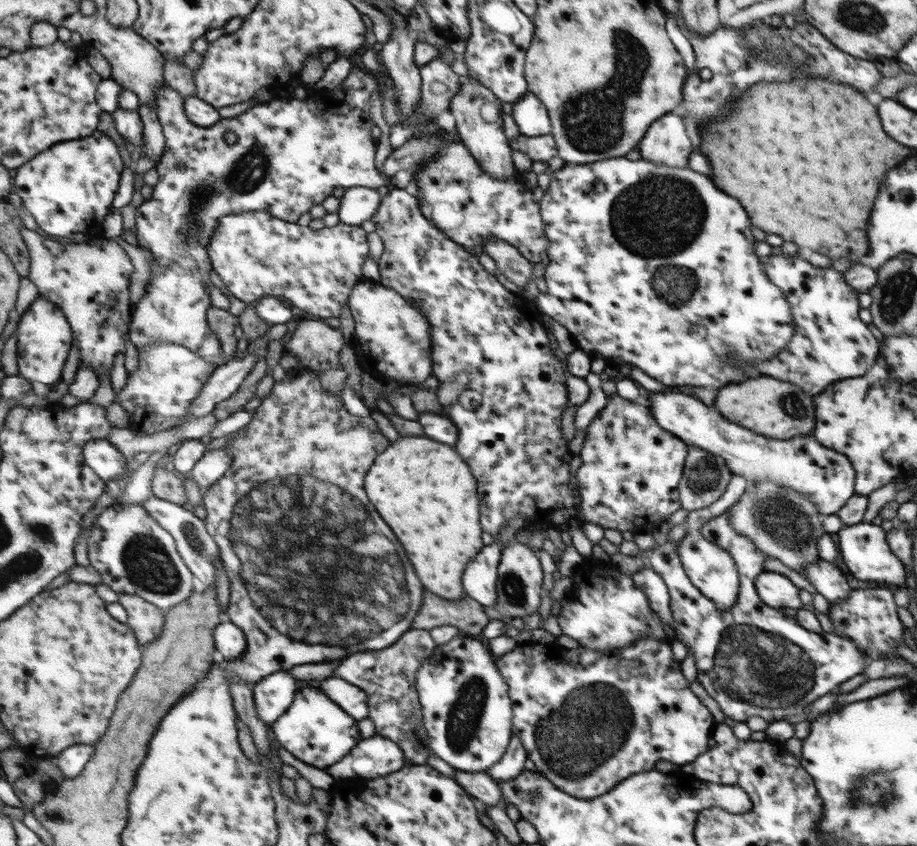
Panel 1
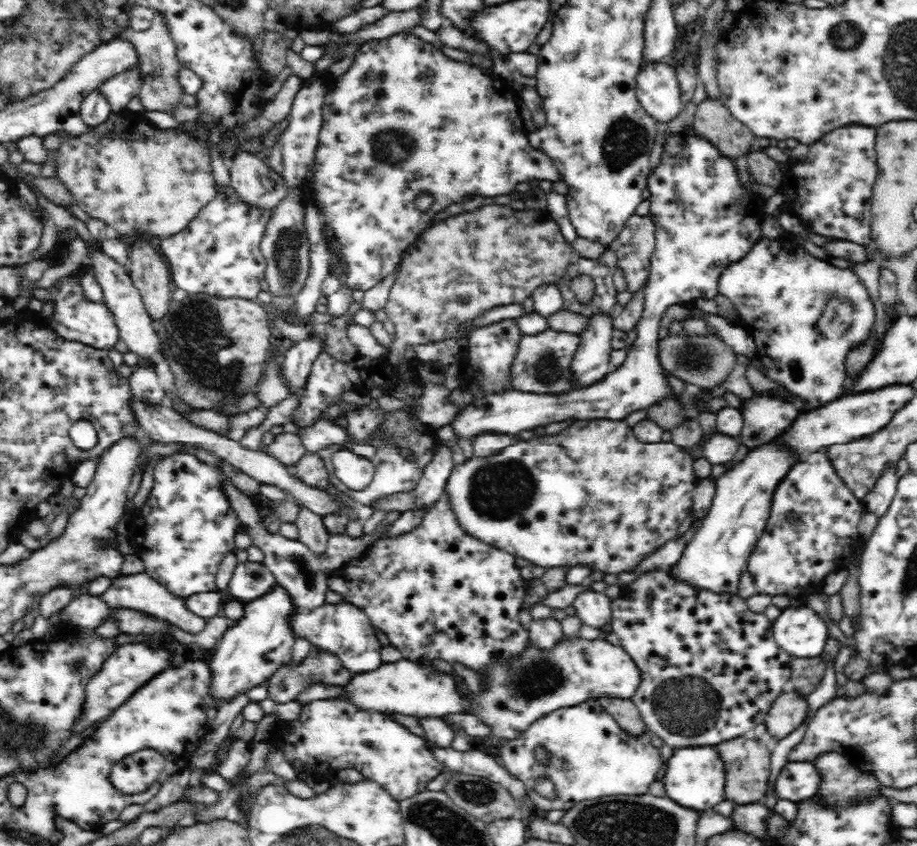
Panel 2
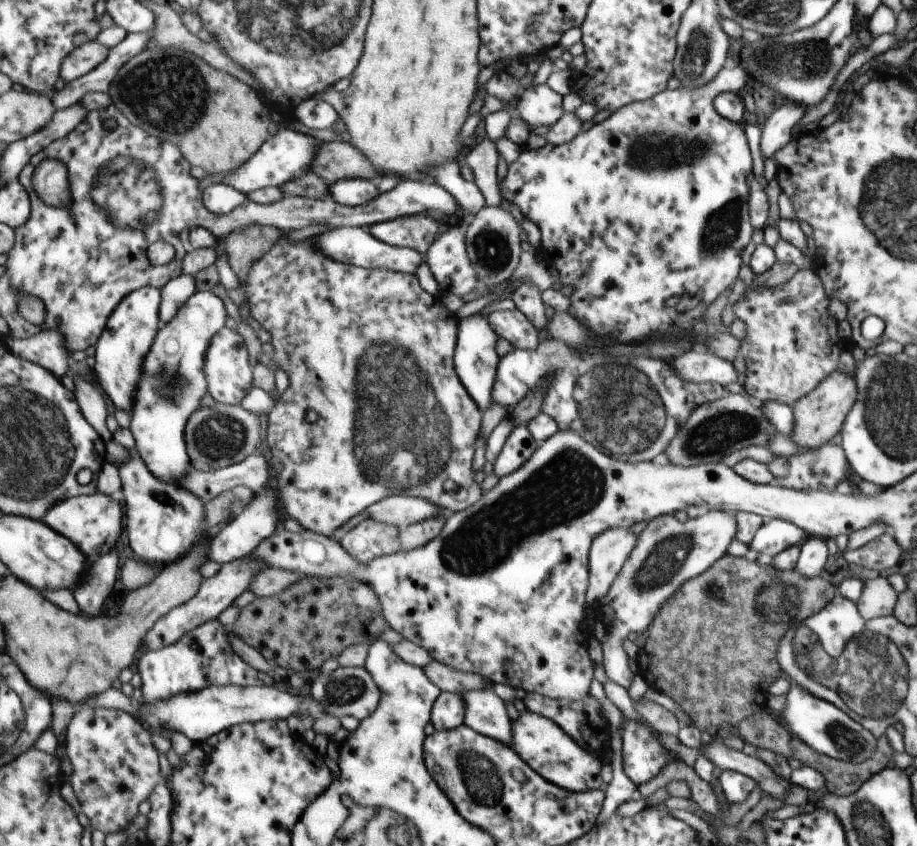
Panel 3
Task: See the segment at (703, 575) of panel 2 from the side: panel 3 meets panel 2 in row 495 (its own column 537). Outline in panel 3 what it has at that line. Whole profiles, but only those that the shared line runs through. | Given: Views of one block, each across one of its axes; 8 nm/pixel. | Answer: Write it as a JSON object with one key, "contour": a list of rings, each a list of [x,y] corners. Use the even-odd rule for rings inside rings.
{"contour":[[[528,711],[519,714],[516,720],[512,725],[512,750],[543,780],[571,793],[601,789],[599,762],[587,750],[579,748],[554,721]]]}

